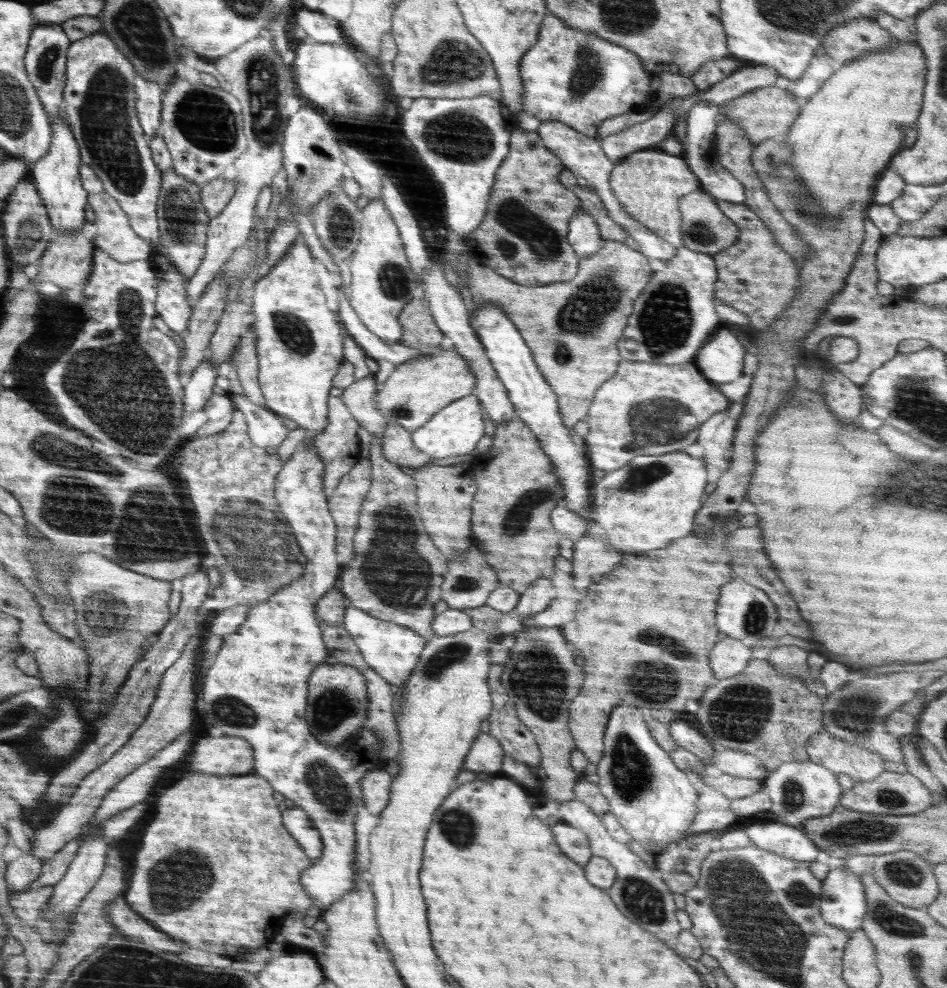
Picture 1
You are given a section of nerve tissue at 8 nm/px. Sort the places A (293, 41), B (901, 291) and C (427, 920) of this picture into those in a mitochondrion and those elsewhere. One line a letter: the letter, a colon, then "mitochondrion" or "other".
A: other
B: other
C: other

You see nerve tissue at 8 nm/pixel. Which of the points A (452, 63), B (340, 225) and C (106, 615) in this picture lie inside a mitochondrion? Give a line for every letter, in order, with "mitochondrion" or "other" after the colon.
A: mitochondrion
B: mitochondrion
C: mitochondrion

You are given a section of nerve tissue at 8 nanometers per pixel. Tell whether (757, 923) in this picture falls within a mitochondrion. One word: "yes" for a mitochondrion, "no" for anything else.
yes

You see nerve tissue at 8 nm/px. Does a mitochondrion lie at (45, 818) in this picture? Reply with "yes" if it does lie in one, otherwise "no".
no

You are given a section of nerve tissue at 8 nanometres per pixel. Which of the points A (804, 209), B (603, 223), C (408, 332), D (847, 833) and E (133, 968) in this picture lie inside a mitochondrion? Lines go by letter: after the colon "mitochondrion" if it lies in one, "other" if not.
A: mitochondrion
B: other
C: other
D: mitochondrion
E: mitochondrion

